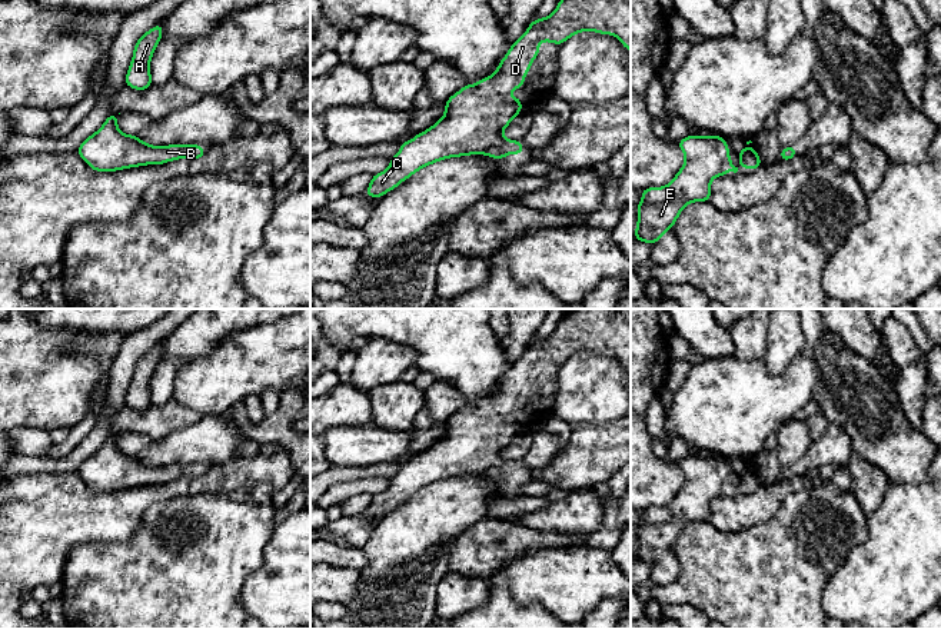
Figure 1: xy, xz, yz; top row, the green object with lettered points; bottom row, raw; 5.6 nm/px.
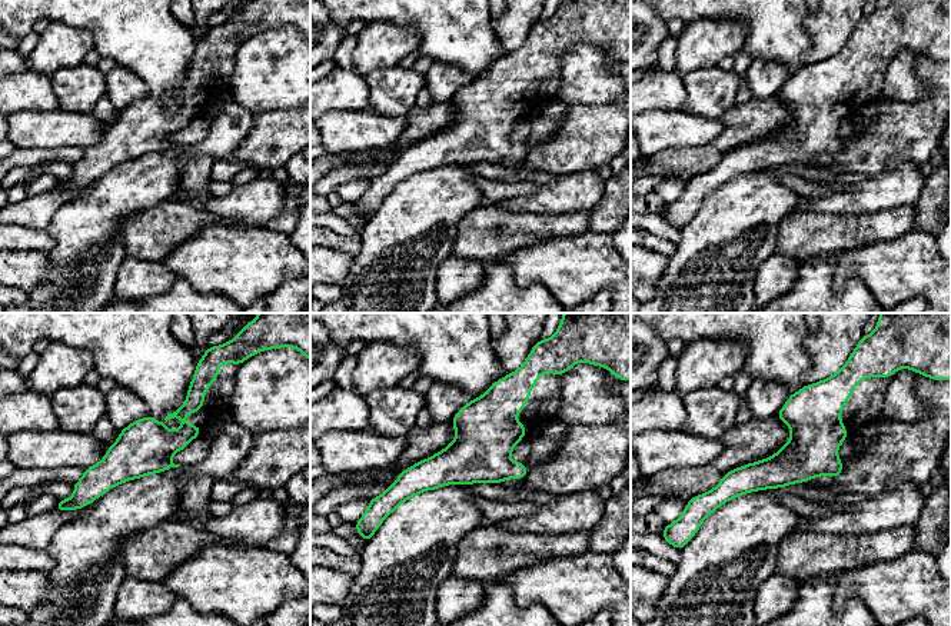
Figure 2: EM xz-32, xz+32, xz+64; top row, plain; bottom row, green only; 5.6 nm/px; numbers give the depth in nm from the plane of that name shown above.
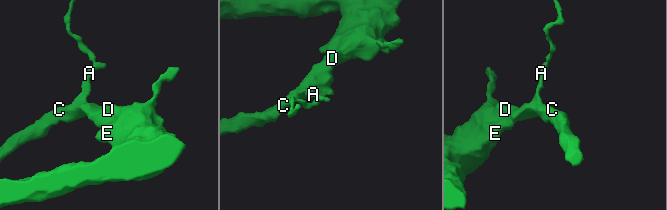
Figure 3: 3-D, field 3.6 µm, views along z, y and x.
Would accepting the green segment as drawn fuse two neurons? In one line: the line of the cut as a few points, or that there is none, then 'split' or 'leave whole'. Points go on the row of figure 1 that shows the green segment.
no cut | leave whole

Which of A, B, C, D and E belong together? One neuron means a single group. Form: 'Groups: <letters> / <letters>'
Groups: A B C D E

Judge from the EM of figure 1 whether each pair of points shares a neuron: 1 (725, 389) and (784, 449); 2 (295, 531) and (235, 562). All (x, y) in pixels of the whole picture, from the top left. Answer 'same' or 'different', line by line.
1: different
2: different

